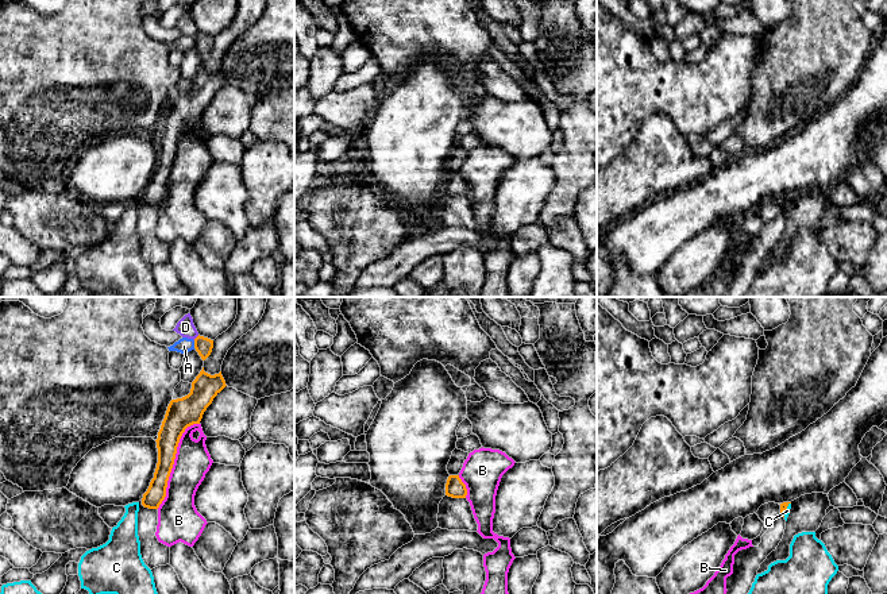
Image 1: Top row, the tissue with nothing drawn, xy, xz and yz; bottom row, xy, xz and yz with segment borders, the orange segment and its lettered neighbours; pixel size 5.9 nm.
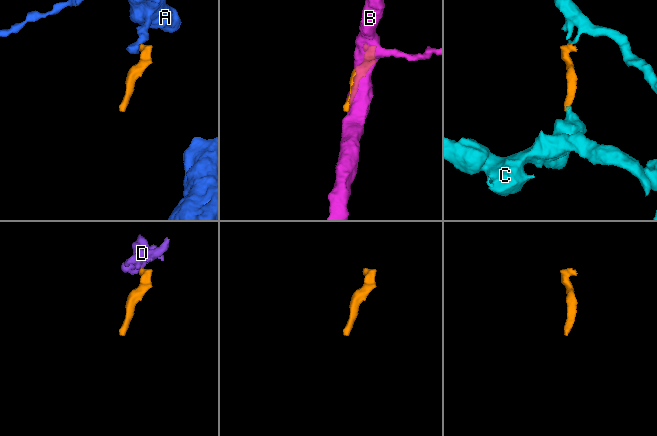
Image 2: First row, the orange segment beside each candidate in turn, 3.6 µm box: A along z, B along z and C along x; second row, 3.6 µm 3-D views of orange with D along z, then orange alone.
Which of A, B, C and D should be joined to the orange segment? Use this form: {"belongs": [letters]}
{"belongs": []}

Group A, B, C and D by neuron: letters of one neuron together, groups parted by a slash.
A / B / C / D

